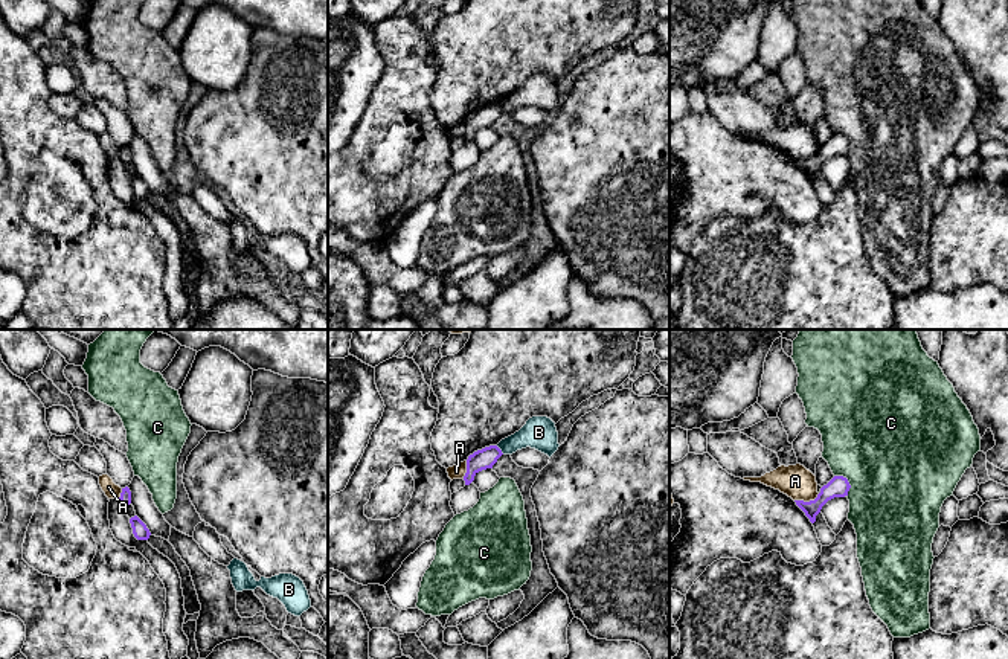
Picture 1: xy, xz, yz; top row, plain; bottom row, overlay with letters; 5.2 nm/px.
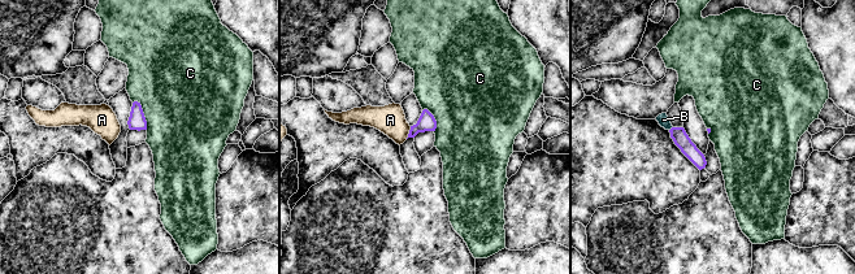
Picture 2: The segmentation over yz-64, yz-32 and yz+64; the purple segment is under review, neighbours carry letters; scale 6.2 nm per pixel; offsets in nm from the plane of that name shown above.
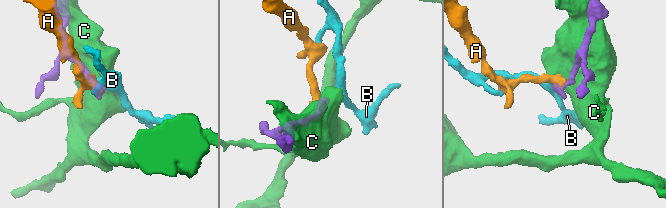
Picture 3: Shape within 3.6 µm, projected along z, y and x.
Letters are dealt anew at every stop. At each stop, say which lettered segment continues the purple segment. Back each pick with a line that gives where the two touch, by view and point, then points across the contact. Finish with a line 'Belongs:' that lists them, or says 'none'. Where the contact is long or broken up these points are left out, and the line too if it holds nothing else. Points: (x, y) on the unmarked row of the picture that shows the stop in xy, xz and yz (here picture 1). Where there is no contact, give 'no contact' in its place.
Belongs: none

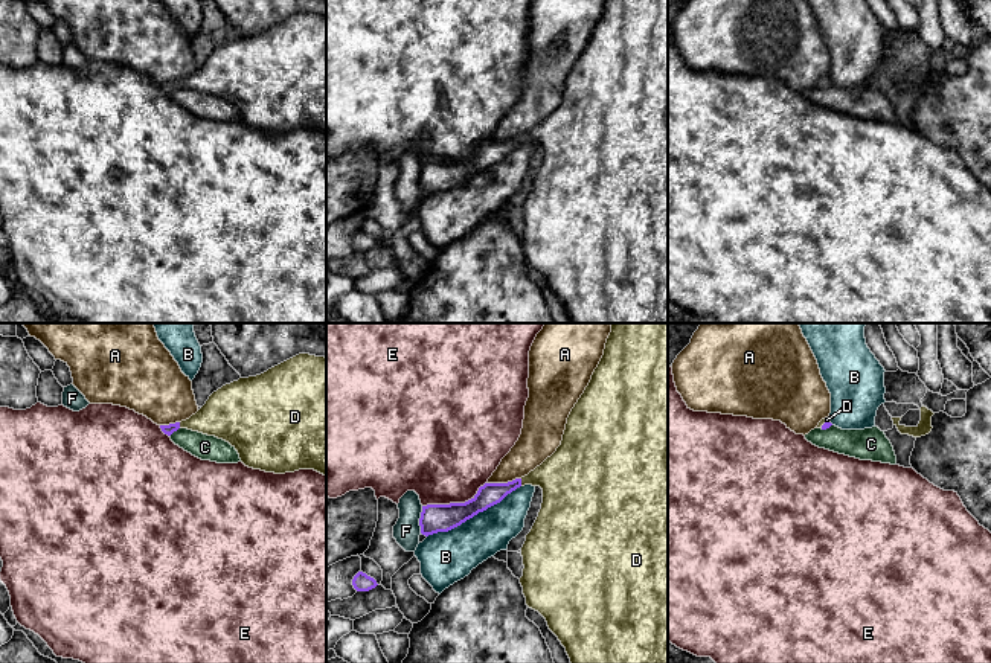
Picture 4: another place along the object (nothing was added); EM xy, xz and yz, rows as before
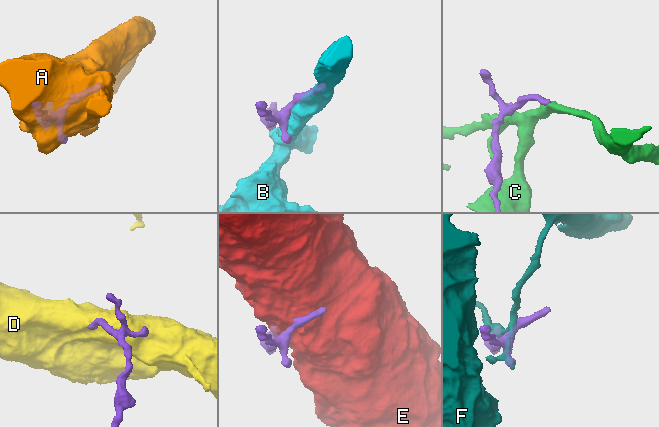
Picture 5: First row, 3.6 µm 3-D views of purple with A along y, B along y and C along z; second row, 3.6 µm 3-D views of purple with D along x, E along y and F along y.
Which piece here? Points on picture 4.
D: meets purple in xz at (520, 140); runs through xz (490, 153), (520, 140), (534, 136), (567, 136)
Belongs: D

